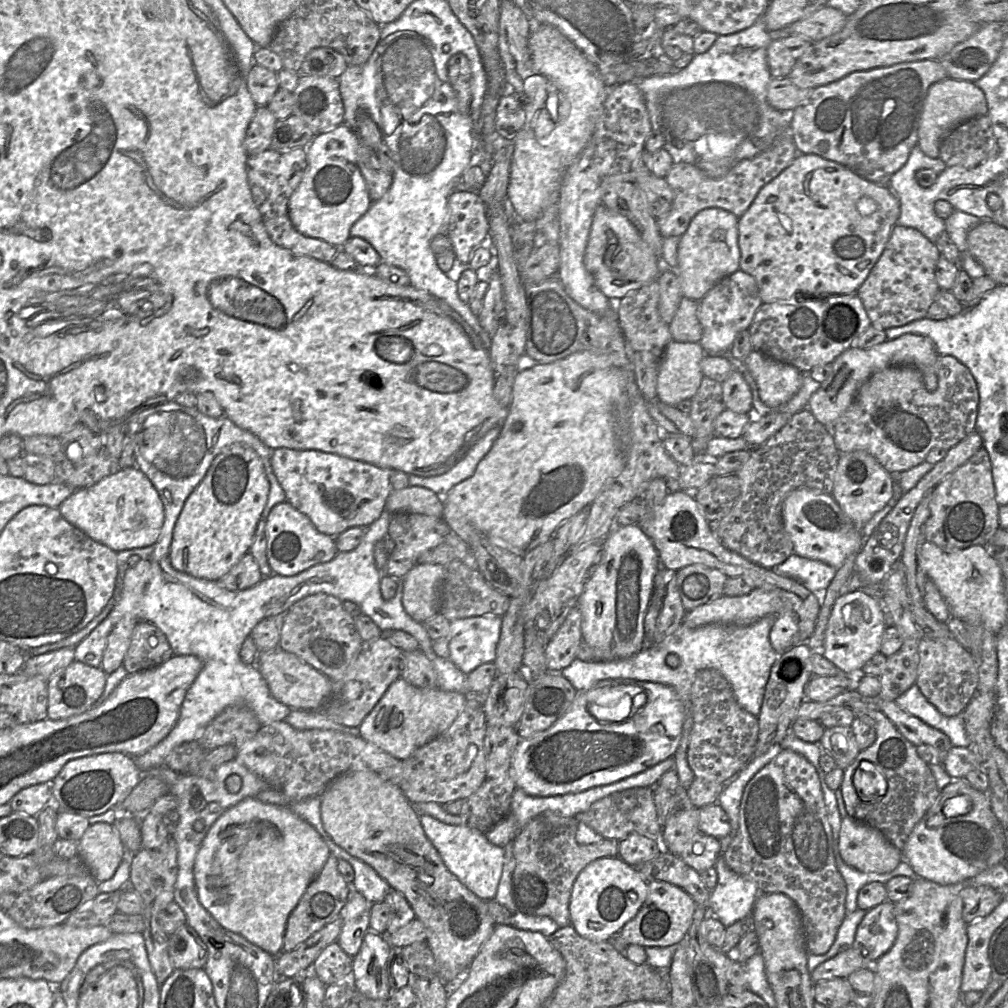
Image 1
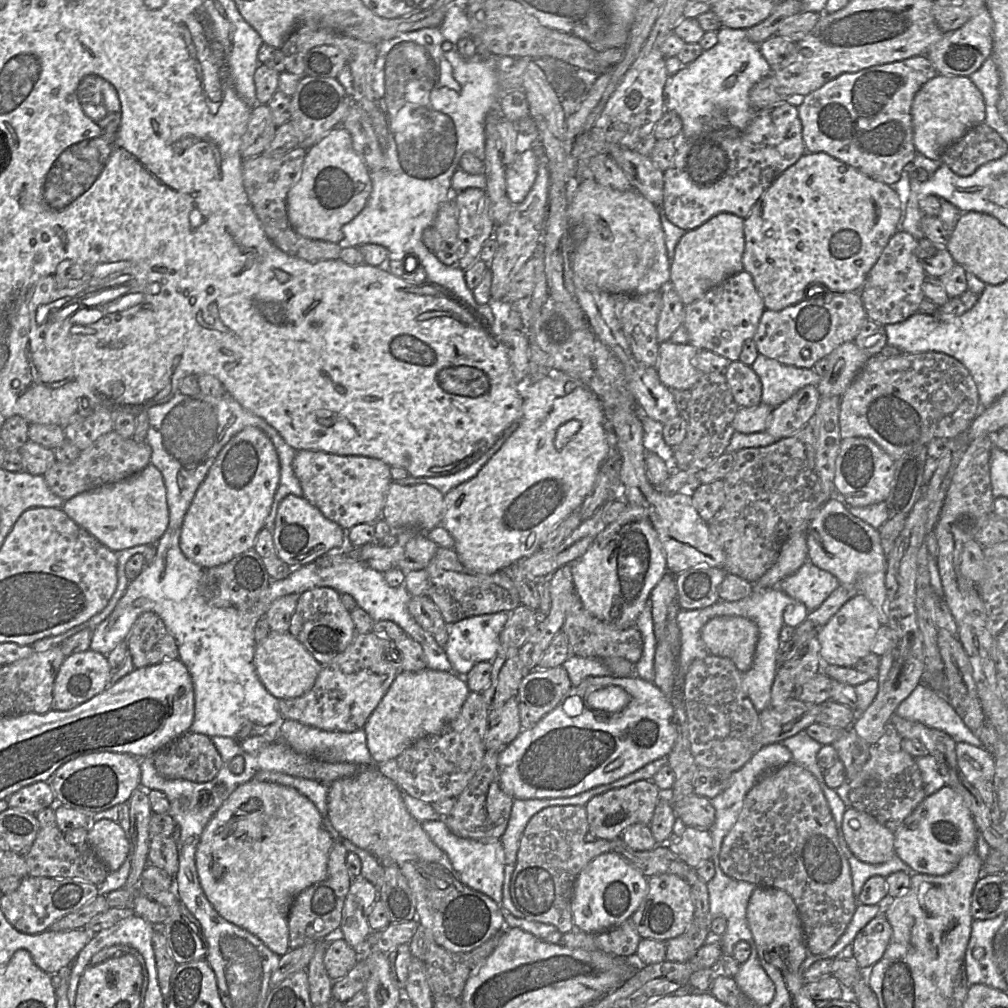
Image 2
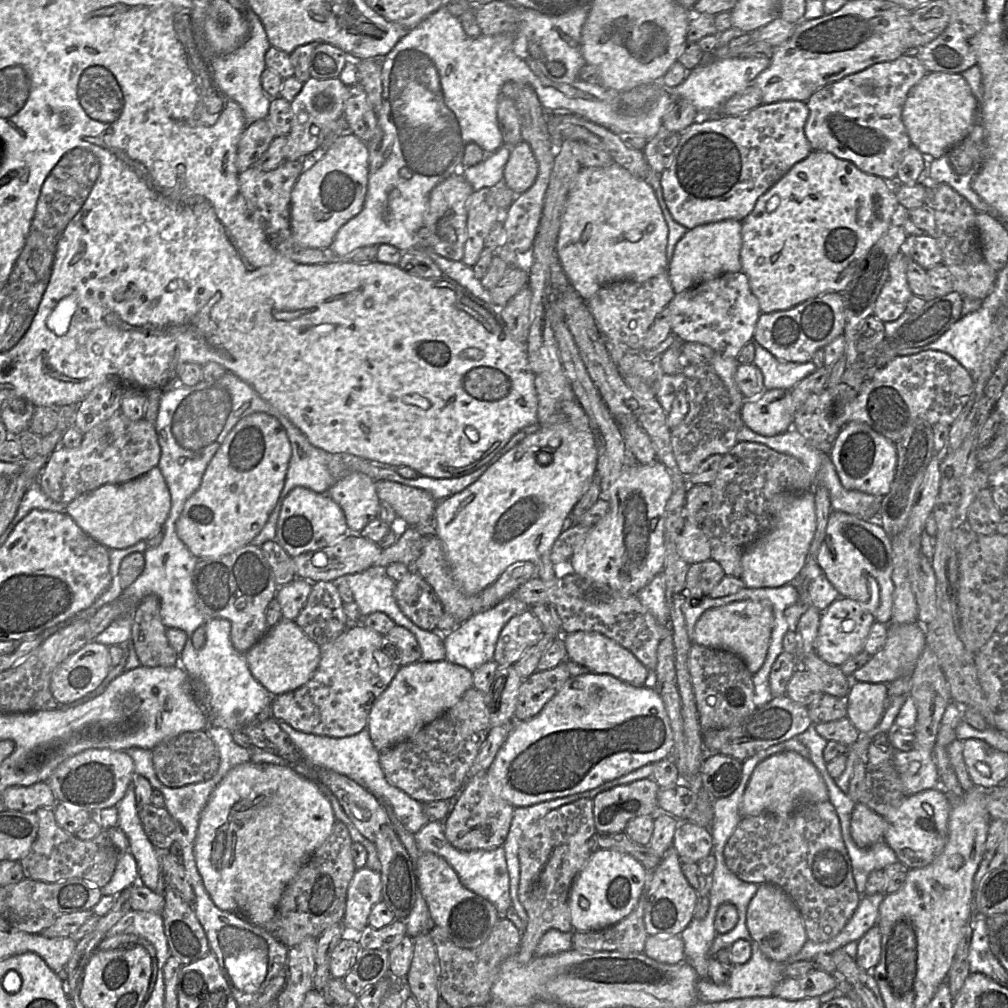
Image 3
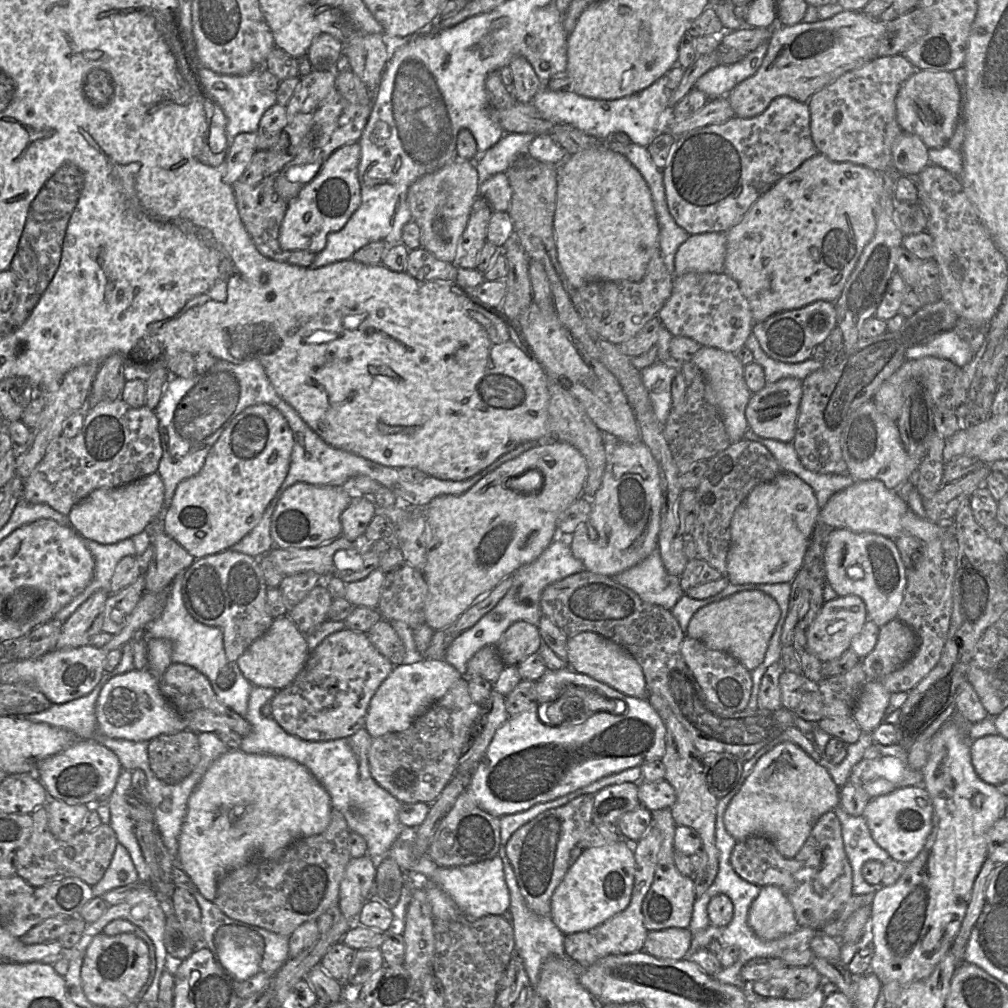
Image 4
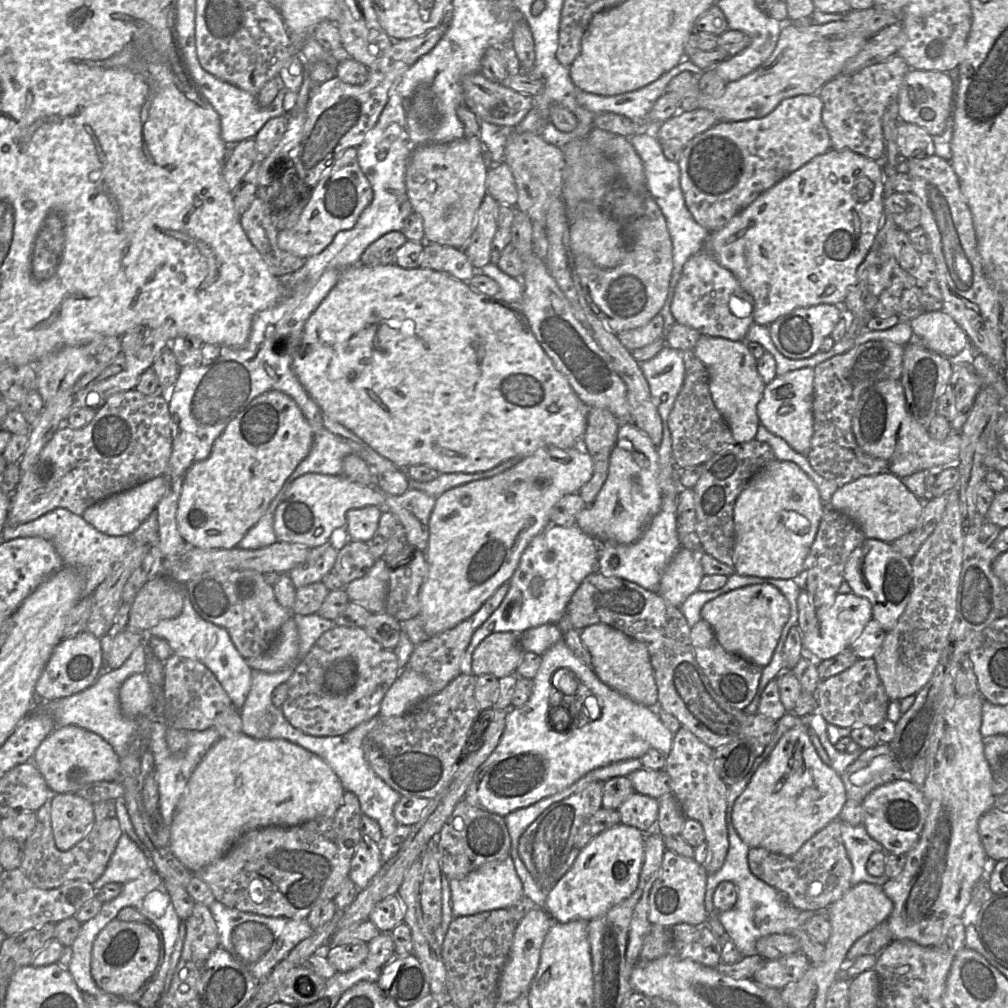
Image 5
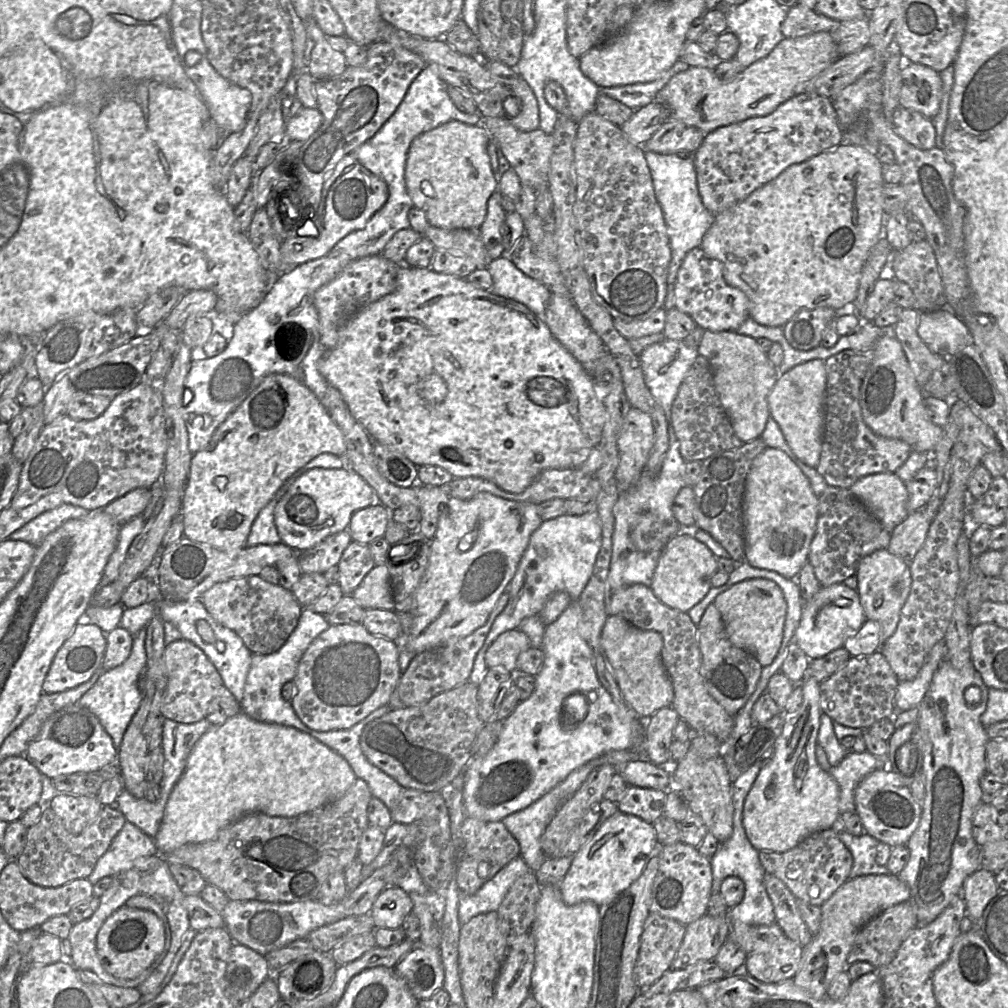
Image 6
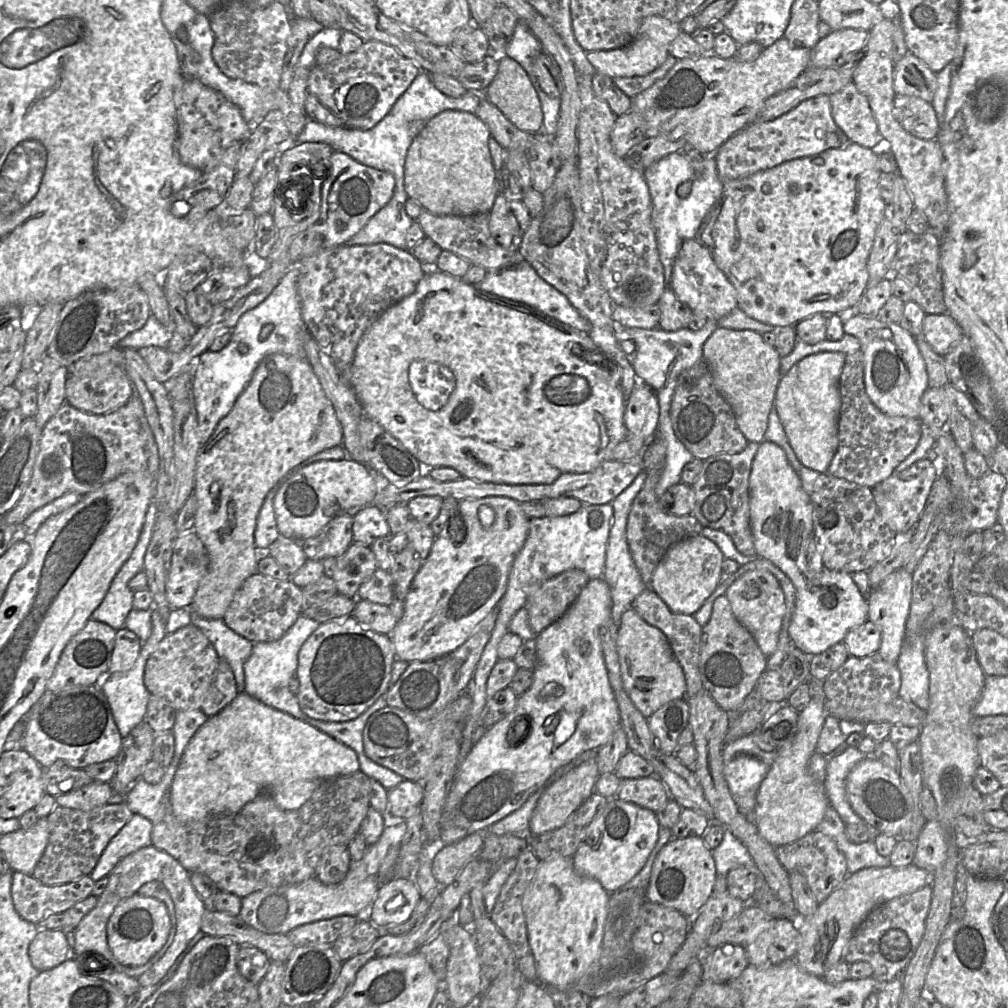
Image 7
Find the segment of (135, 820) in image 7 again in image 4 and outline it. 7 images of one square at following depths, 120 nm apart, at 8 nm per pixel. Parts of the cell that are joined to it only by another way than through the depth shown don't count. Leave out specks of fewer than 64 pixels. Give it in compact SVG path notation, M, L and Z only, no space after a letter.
M118 842L104 876L92 886L93 895L101 897L112 889L133 885L138 881L139 876L128 850Z

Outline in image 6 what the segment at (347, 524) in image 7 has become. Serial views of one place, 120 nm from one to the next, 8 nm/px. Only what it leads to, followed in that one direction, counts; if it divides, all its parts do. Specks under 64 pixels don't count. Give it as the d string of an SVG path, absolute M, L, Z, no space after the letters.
M347 529L328 536L308 550L298 552L299 567L302 574L324 574L332 566L337 566L344 550L351 541L351 534Z

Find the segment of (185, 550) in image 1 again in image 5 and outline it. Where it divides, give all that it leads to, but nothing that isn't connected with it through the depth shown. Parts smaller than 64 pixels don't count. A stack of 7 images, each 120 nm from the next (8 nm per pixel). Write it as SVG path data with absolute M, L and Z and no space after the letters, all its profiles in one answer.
M274 390L253 399L216 439L210 456L194 463L184 475L176 520L187 545L201 549L236 548L248 530L265 514L286 480L308 456L312 443L312 429L290 396Z

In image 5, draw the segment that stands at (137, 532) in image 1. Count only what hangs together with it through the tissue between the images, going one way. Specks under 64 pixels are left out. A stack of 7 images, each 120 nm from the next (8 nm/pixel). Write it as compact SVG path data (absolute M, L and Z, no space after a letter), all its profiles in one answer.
M164 475L155 477L89 506L81 516L86 522L104 534L110 536L132 535L156 509L164 495L165 482Z

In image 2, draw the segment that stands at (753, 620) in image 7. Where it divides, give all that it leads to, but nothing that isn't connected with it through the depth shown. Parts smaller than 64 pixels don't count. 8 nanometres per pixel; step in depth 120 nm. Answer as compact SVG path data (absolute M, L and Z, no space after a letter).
M719 616L701 629L702 640L710 654L732 660L737 669L750 669L758 640L756 624L740 616Z

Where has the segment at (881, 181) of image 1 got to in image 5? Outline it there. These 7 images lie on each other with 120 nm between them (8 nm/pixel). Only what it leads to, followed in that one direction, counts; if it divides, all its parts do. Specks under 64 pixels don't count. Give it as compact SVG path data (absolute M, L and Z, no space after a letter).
M899 54L852 74L840 74L818 91L823 102L822 122L831 141L831 149L848 149L873 160L884 153L882 117L891 102L897 101L901 84L910 66Z

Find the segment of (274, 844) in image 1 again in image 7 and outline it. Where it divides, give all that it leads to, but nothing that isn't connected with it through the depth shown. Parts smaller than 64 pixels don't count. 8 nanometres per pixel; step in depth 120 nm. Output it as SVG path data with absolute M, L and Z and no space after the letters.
M243 691L218 714L208 717L190 740L172 781L169 802L174 816L183 823L199 821L213 815L234 814L264 791L271 795L280 809L293 811L311 798L322 781L352 774L359 768L359 759L353 749Z

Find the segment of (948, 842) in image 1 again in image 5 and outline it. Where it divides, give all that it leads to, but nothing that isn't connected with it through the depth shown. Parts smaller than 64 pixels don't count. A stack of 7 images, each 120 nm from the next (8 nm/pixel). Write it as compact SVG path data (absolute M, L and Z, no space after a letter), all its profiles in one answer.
M897 779L871 791L862 806L863 825L869 836L883 846L883 851L907 854L915 846L927 818L927 804L921 788L908 779Z

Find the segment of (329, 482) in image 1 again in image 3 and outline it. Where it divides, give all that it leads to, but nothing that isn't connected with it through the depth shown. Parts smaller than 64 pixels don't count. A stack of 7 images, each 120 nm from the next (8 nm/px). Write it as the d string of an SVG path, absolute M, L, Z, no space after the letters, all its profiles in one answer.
M353 472L339 479L327 494L342 508L350 533L360 534L369 522L378 518L381 500L376 491L376 481L362 472Z

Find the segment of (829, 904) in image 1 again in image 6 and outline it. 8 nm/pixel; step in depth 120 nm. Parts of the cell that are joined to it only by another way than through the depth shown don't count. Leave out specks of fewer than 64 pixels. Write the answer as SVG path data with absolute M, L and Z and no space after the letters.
M830 828L816 832L786 852L759 851L765 872L779 878L796 899L821 906L848 879L853 865L852 854Z

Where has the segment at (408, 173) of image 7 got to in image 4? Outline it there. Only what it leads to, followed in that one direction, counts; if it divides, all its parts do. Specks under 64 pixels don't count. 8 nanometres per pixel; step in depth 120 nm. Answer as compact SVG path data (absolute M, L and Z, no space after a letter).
M457 159L420 177L409 188L407 202L413 220L421 229L421 246L438 259L451 263L456 260L472 206L480 195L480 185L475 160Z

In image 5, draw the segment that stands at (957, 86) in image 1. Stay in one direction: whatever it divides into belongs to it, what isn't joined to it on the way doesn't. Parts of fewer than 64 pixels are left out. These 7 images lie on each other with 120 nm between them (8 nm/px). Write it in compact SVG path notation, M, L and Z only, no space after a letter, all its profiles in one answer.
M910 69L898 92L899 121L916 124L931 136L939 135L951 114L953 82L947 72Z

